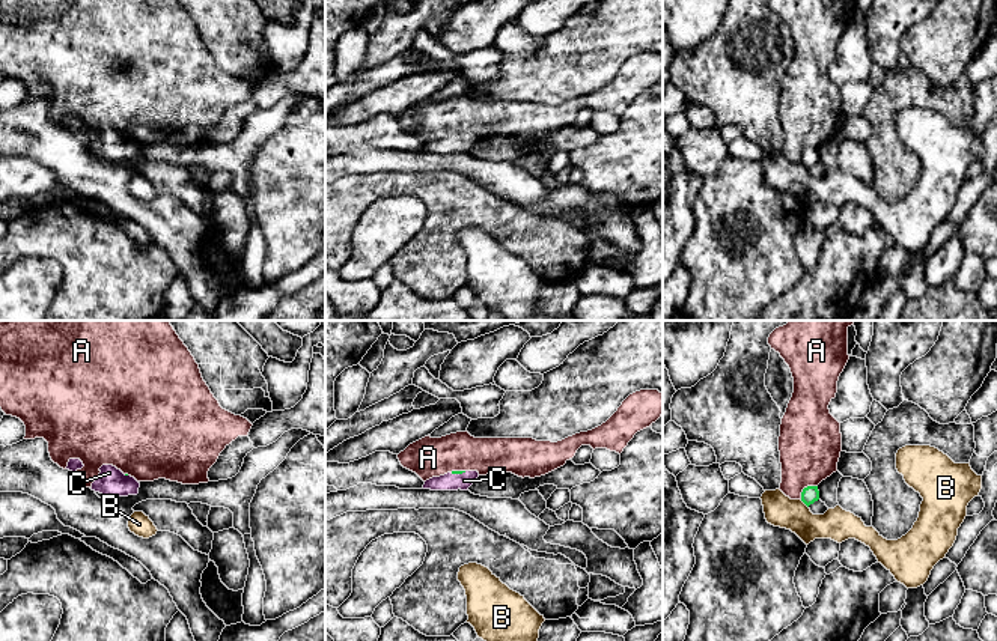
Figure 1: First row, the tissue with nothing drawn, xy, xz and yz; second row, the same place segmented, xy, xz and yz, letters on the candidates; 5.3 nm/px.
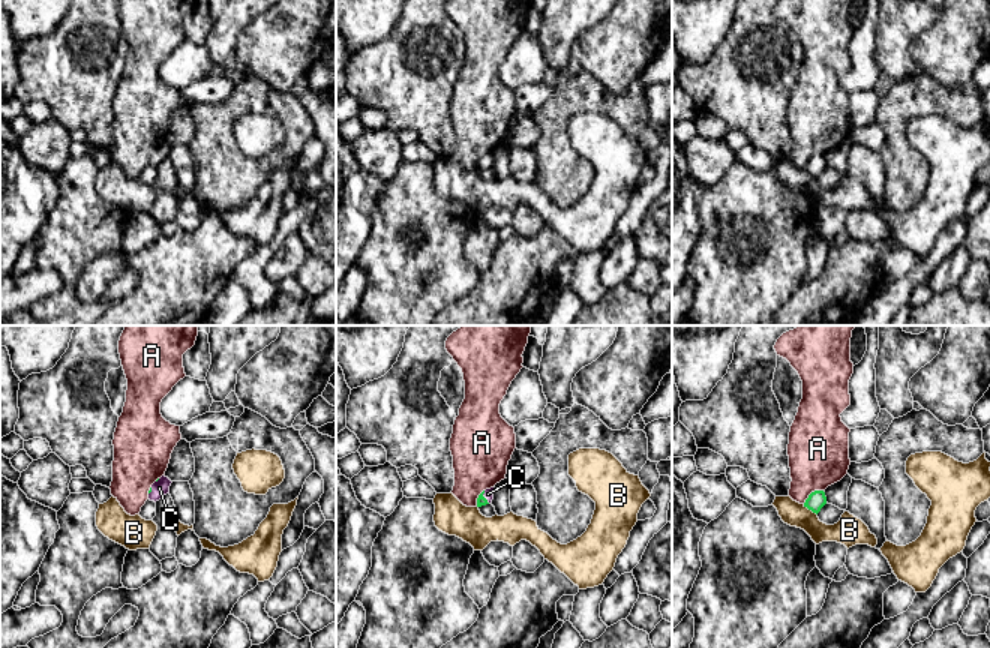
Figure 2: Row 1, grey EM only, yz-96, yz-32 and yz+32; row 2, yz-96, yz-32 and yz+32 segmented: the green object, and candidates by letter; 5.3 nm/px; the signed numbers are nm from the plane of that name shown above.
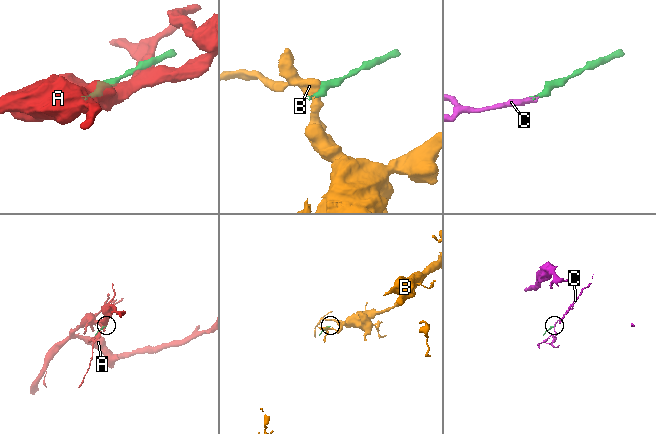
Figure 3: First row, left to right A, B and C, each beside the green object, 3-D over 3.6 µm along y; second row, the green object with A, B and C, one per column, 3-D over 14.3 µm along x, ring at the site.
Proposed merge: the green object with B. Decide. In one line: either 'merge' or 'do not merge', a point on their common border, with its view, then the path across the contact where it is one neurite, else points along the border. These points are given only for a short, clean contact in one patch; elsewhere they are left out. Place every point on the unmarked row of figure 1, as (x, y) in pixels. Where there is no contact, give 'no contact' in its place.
do not merge; contact yz (804, 166); border yz (800, 163), (807, 170)

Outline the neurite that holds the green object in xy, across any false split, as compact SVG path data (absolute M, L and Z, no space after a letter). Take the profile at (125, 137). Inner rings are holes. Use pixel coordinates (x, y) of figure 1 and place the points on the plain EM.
M102 128L99 134L98 141L92 146L92 153L111 161L139 156L140 146L134 140L123 137L116 129Z

